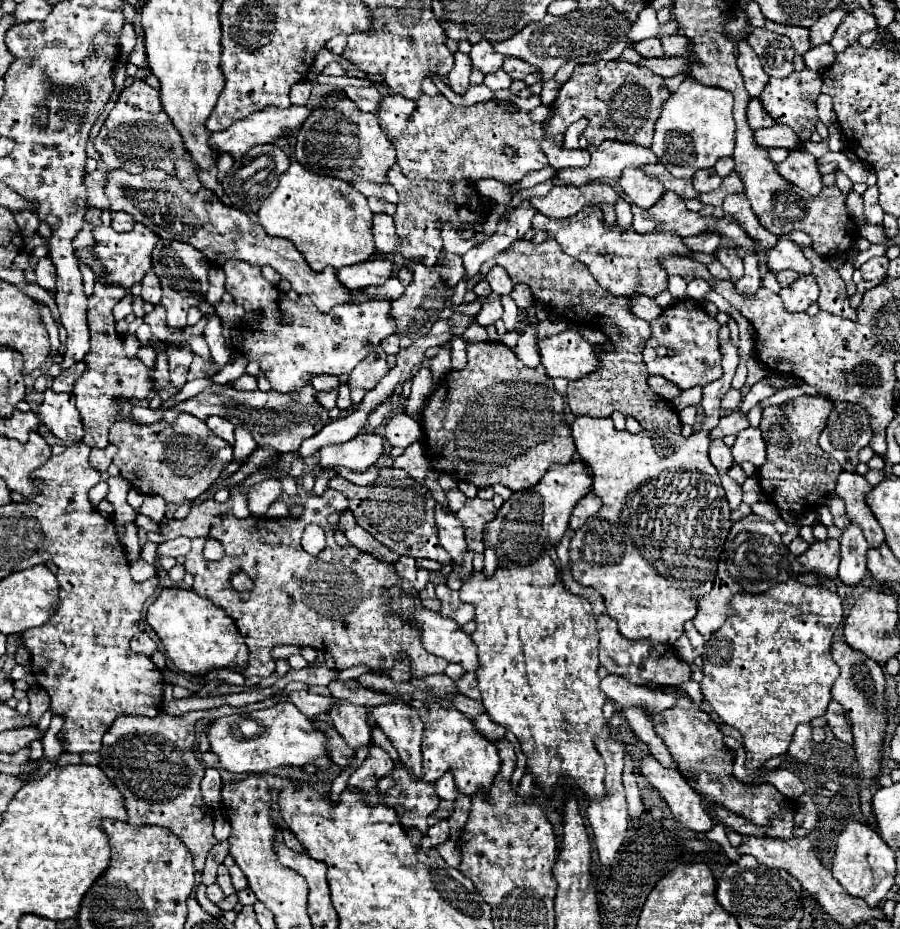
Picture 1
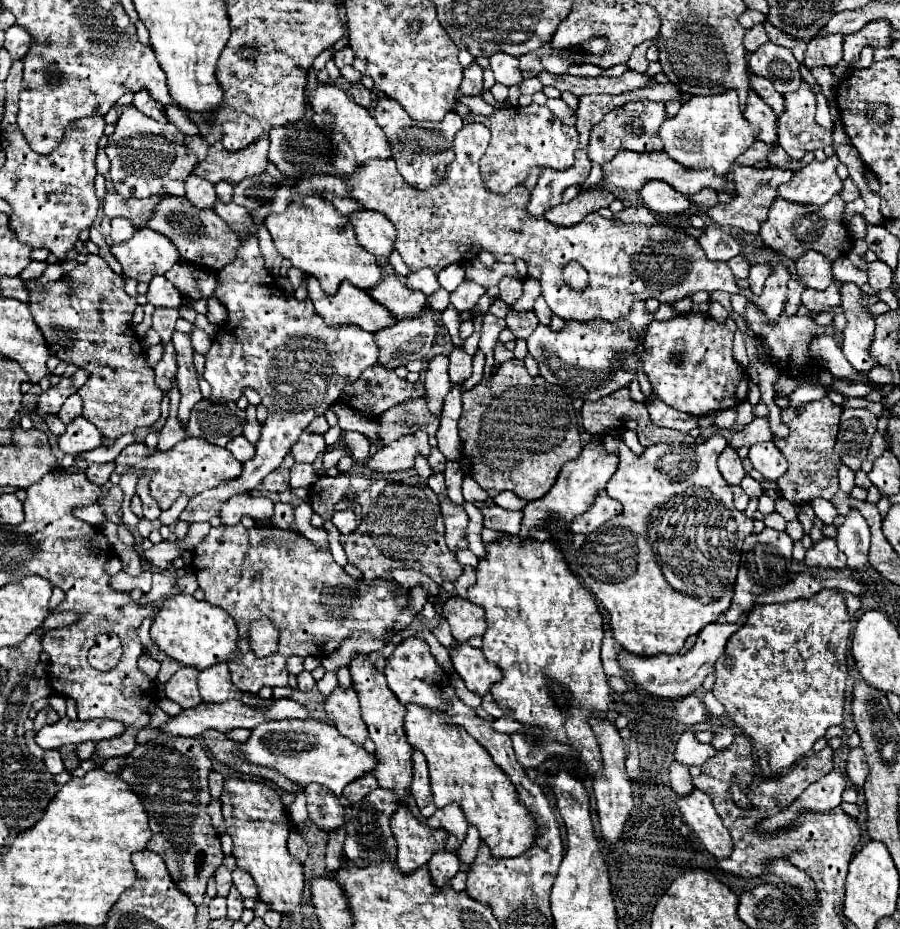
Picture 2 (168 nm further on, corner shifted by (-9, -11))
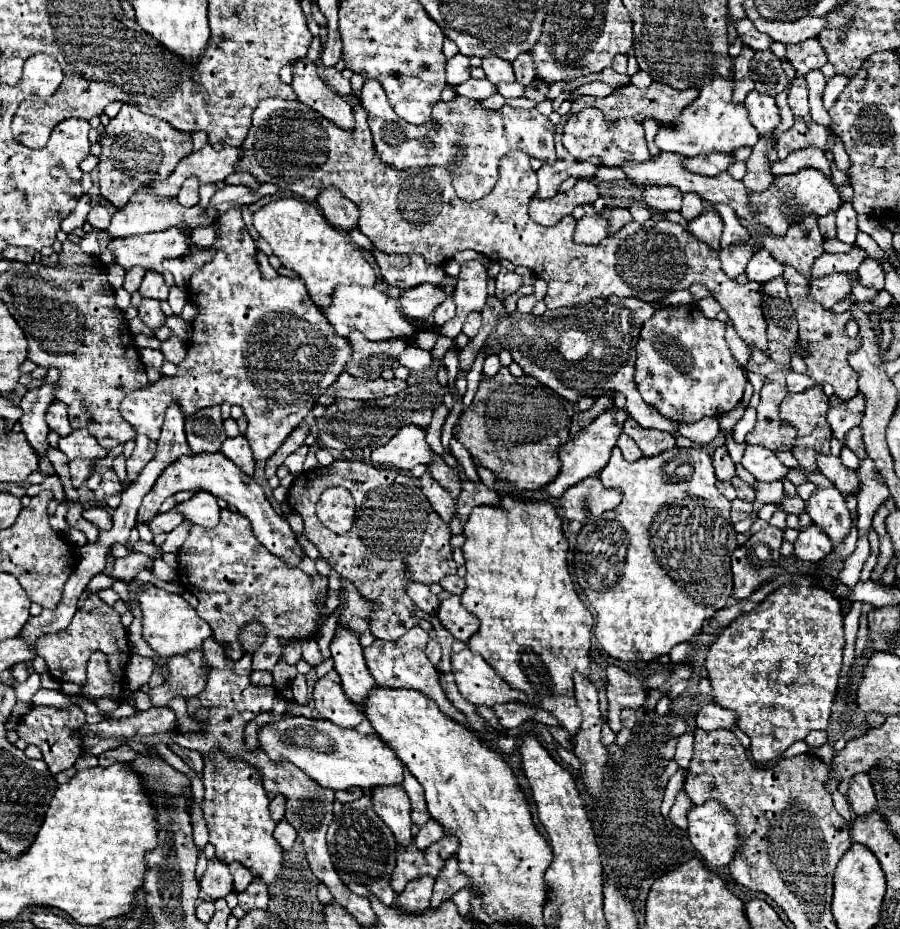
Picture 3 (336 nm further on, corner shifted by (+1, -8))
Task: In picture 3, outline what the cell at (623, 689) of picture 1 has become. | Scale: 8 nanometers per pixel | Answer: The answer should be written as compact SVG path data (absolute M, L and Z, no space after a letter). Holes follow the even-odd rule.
M711 702L699 708L699 712L695 714L695 726L701 730L717 730L717 728L733 728L737 722L737 714L733 710L721 708L719 704Z

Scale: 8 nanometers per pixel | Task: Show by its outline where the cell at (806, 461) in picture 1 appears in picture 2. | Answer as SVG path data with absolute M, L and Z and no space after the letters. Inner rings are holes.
M829 397L799 407L787 407L781 411L781 421L791 429L791 435L787 439L775 437L775 445L781 449L781 453L787 457L789 463L789 469L777 481L777 487L781 491L781 497L785 497L787 501L807 503L813 497L831 499L839 491L837 469L841 461L833 445L837 439L837 425L839 425L841 411L843 409L835 405Z

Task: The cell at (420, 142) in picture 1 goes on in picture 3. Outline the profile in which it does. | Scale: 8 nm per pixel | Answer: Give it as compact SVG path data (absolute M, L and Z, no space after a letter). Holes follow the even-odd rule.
M365 80L361 90L361 106L369 114L367 120L377 156L385 164L405 170L419 166L445 166L453 164L455 160L457 164L453 164L451 178L453 192L467 202L481 200L495 188L499 162L511 150L523 150L527 156L539 158L545 164L553 164L553 160L557 160L555 124L537 110L519 110L507 104L499 110L487 110L477 100L457 96L451 102L437 102L431 118L421 126L413 126L393 112L385 90L377 80ZM457 146L461 146L461 152L457 152Z

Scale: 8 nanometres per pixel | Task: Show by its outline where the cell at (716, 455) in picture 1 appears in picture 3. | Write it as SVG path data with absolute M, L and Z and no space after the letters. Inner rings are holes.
M717 446L713 452L715 476L721 480L731 480L735 476L735 464L727 452L727 446Z

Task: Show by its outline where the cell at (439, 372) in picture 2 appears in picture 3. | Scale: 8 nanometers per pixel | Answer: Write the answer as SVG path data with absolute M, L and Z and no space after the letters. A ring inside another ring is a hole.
M409 346L401 356L399 356L399 362L409 368L409 370L429 370L433 366L433 356L429 350L423 350L419 346Z

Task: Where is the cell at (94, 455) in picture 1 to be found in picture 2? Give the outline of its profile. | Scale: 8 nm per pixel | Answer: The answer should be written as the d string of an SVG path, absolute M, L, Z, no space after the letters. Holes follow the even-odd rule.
M103 463L103 465L91 465L89 469L87 469L87 479L91 481L91 483L95 483L95 485L105 485L107 481L109 481L109 475L113 473L113 469L115 469L115 463Z

